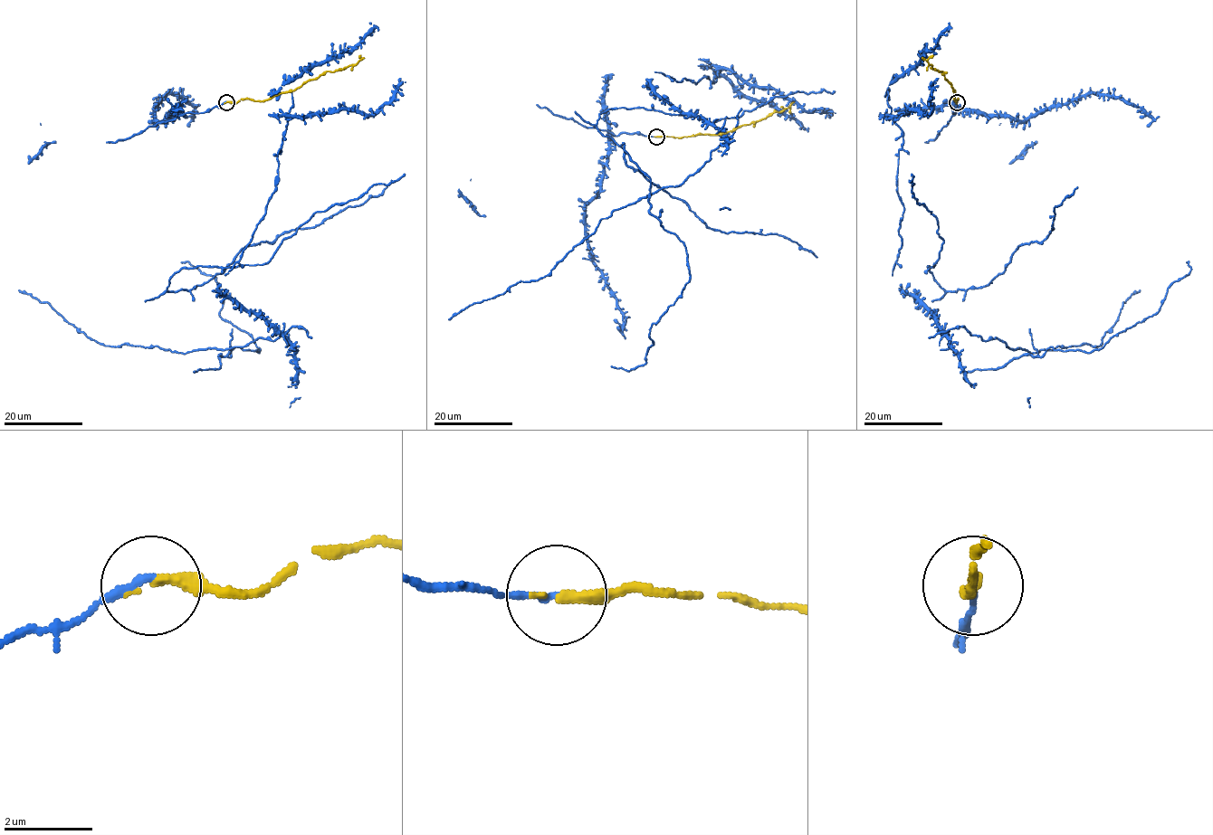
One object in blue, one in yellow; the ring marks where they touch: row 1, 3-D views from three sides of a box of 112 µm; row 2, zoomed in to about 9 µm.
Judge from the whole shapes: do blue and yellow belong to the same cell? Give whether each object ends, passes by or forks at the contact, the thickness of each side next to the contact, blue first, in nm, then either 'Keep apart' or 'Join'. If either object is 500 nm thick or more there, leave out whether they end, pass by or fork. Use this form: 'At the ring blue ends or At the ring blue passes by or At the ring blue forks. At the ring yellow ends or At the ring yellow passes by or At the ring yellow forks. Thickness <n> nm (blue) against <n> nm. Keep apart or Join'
At the ring blue ends. At the ring yellow ends. Thickness 150 nm (blue) against 260 nm. Join

